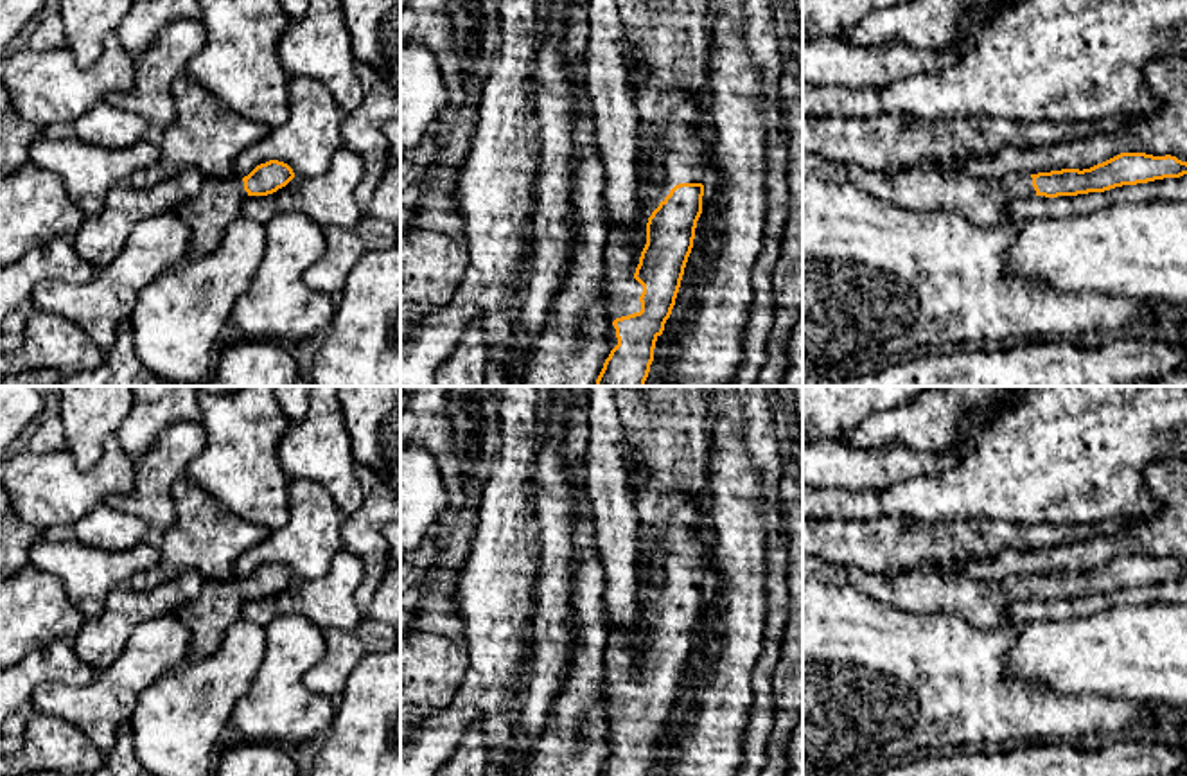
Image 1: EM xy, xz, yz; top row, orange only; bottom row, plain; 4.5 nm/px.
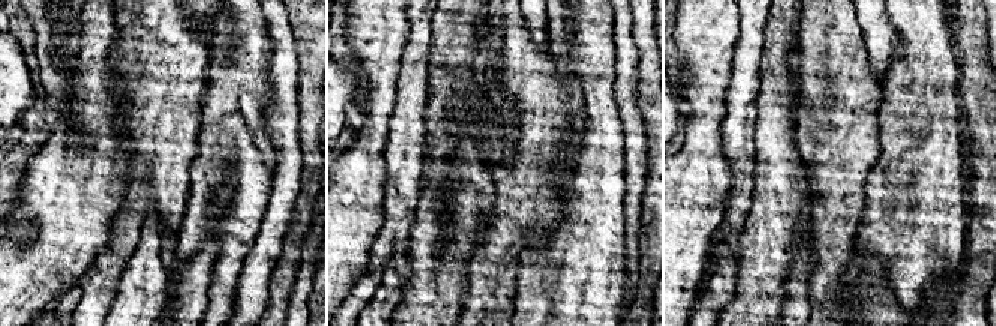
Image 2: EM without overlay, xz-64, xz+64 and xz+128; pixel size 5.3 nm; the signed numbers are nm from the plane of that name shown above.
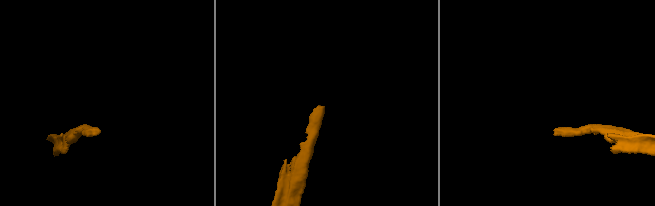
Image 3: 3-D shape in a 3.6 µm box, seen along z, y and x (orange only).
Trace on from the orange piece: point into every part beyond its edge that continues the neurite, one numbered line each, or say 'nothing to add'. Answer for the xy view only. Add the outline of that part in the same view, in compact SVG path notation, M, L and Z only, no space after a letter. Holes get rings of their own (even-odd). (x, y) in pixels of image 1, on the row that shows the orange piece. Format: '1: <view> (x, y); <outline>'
1: xy (219, 200); M205 178L199 192L181 203L181 210L192 228L190 251L198 257L214 251L224 237L228 225L241 217L248 199L244 181L230 178Z

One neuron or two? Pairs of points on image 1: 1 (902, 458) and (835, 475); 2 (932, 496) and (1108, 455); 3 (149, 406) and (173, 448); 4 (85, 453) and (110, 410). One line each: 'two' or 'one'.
1: one
2: one
3: two
4: one

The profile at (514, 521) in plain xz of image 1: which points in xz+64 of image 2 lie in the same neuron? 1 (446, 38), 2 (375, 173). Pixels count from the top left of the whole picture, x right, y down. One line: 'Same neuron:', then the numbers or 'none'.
Same neuron: none

